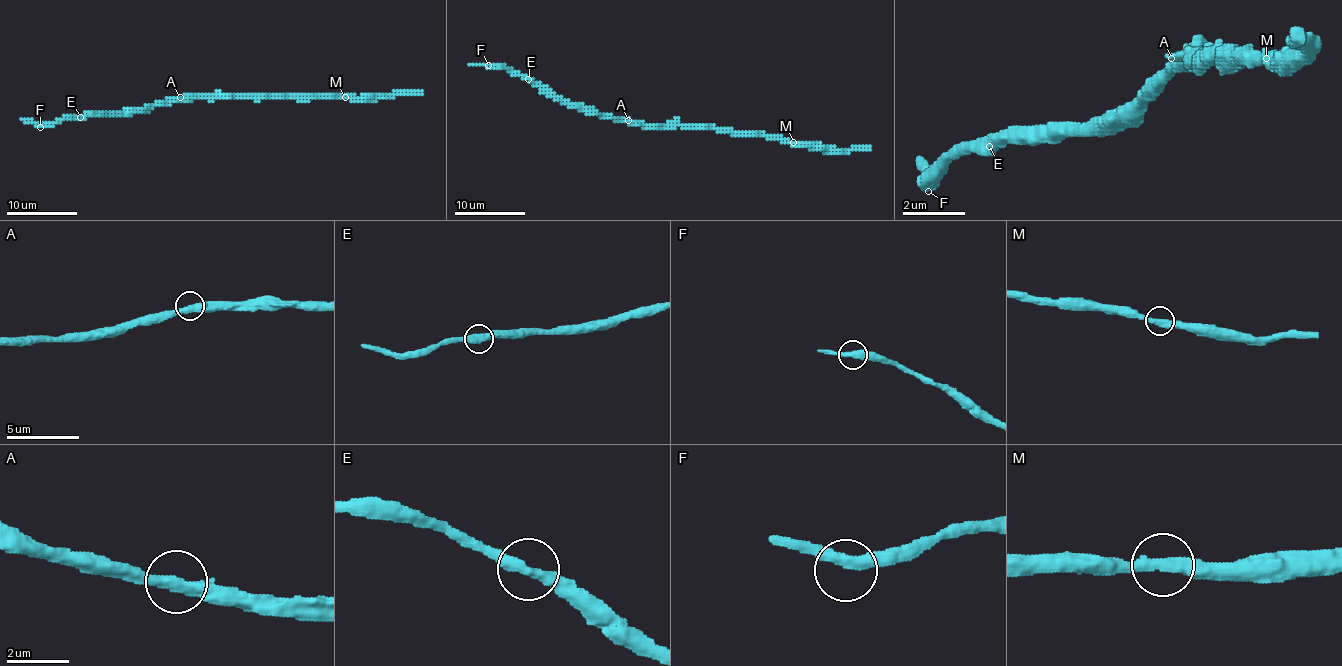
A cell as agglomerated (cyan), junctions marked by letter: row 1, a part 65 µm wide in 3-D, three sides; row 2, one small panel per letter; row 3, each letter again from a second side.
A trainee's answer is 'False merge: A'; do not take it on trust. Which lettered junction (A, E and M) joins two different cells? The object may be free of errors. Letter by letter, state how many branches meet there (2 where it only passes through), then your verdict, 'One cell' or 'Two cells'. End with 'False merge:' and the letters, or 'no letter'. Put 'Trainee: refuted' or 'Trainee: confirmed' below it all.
A: Branches: 2. One cell
E: Branches: 2. Two cells
M: Branches: 2. One cell
False merge: E
Trainee: refuted

